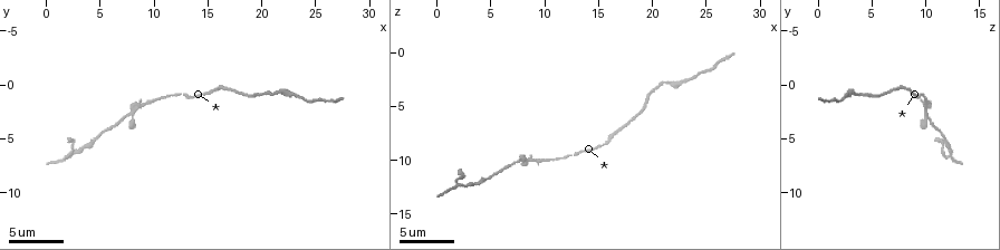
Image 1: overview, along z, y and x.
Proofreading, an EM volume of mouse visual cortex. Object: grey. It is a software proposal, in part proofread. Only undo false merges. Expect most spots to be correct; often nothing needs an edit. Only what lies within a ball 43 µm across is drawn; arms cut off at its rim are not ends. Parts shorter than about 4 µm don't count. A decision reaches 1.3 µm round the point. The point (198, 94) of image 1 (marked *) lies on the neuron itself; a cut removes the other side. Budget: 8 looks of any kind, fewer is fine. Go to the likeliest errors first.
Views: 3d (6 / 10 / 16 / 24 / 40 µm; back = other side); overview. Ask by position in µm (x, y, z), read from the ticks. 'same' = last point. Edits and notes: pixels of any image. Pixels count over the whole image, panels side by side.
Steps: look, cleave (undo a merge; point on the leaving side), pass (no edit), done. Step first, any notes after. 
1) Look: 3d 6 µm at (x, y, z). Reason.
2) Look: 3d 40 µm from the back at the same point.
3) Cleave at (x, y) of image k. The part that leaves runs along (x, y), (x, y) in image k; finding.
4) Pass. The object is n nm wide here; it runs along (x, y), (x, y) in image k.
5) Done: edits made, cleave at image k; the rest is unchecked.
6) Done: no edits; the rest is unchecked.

Look: 3d 6 µm at (7.4, 3.0, 10.2). Small branch off a trunk.

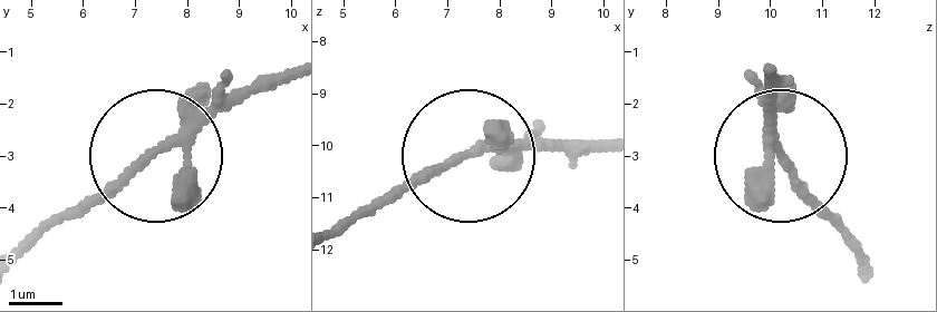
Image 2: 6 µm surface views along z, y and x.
Pass. 3 arms meet here; it runs along (769, 68), (773, 139), (844, 242) in image 2; one neuron here.

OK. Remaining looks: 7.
Look: 3d 10 µm at (21.0, 0.8, 2.8). Calibre changes.

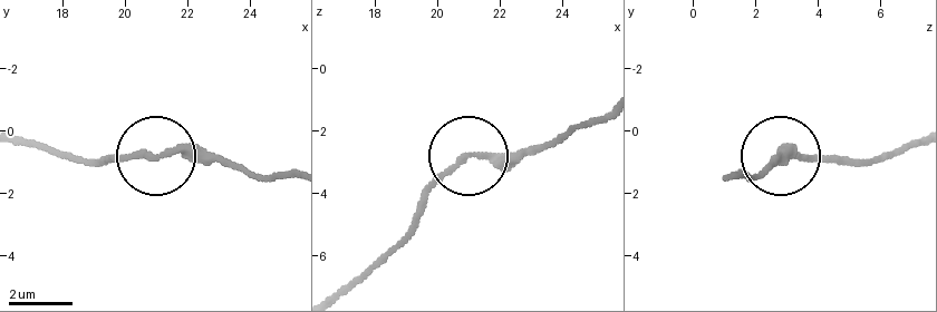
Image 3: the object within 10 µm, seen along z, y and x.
Pass. The object is 180 nm wide here; one neuron here.

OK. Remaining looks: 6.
Look: 3d 6 µm at (12.4, 0.8, 9.6). Calibre changes.

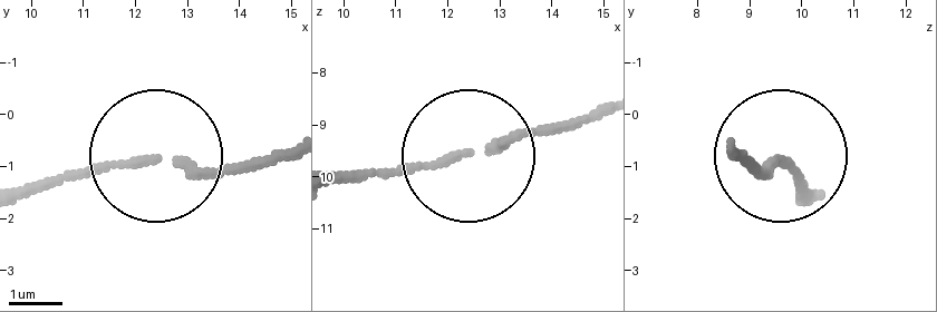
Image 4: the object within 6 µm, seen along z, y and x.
Pass. It runs along (239, 165), (203, 174), (109, 161), (30, 183) in image 4; continuous, no second neuron.

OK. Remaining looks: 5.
Done: no edits; the rest is unchecked.

